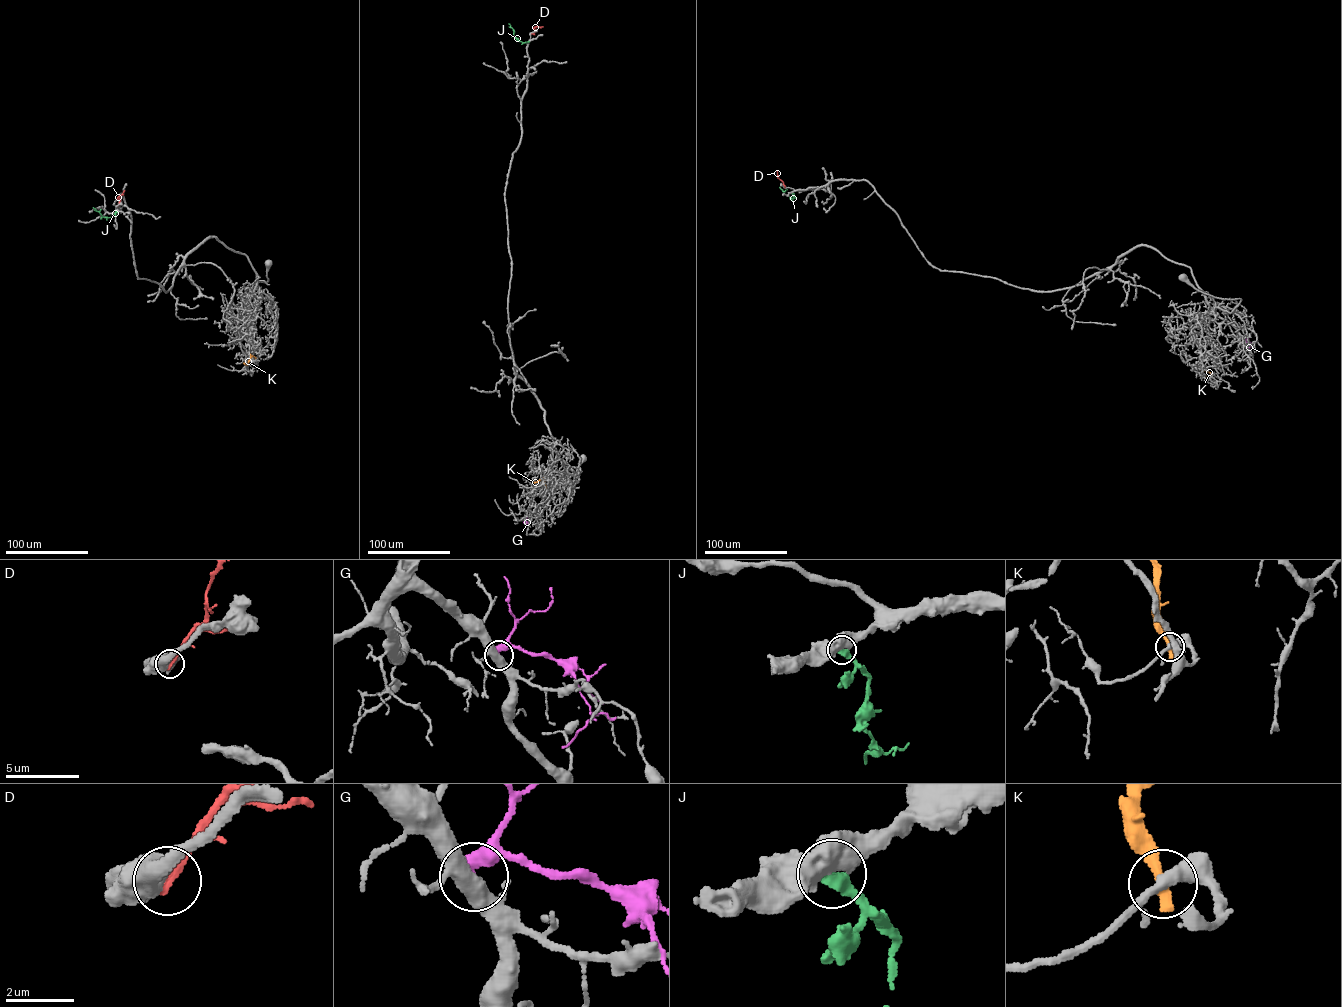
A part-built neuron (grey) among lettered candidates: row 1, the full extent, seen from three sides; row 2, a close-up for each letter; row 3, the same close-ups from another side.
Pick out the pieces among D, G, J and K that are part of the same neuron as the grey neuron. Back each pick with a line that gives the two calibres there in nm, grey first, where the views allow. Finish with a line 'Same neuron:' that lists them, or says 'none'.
Same neuron: none

